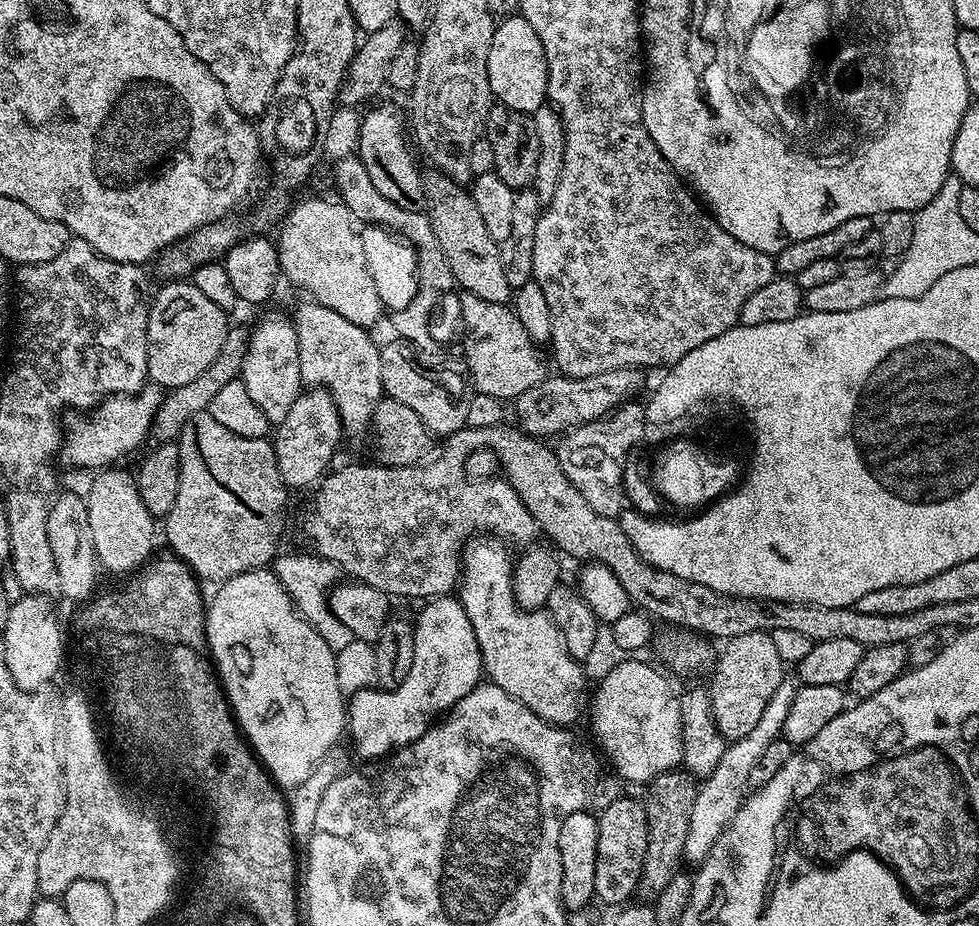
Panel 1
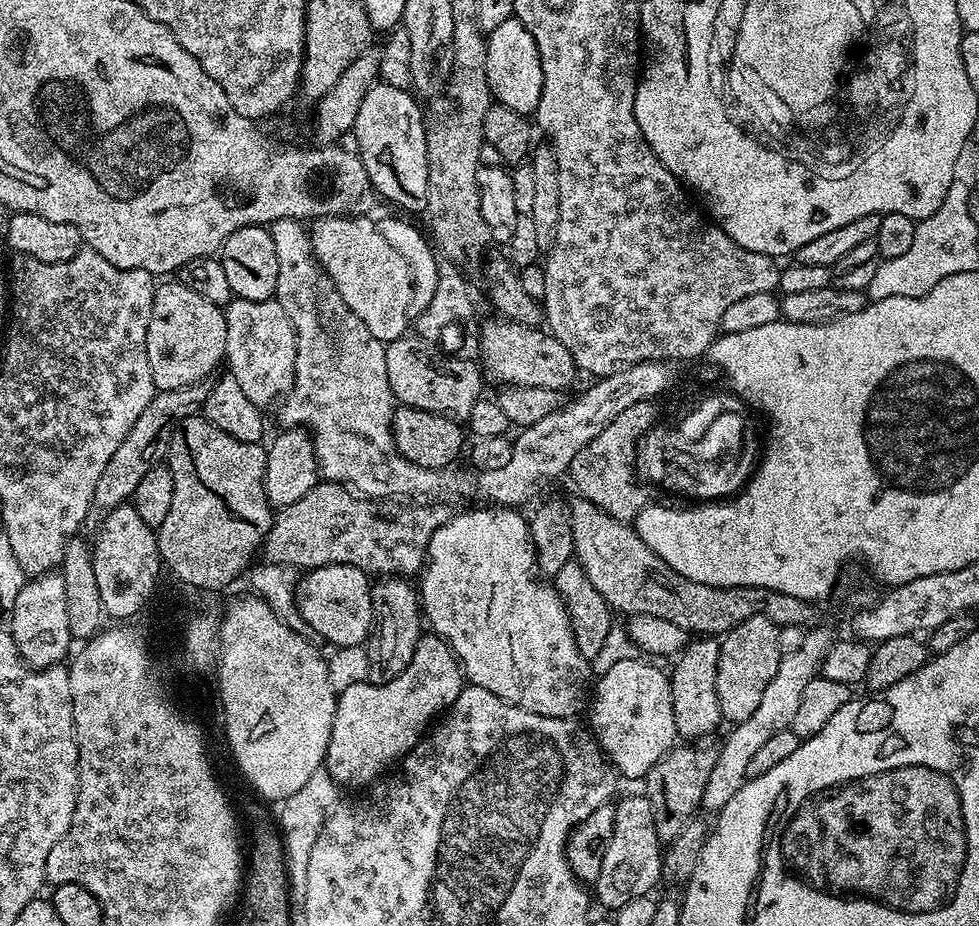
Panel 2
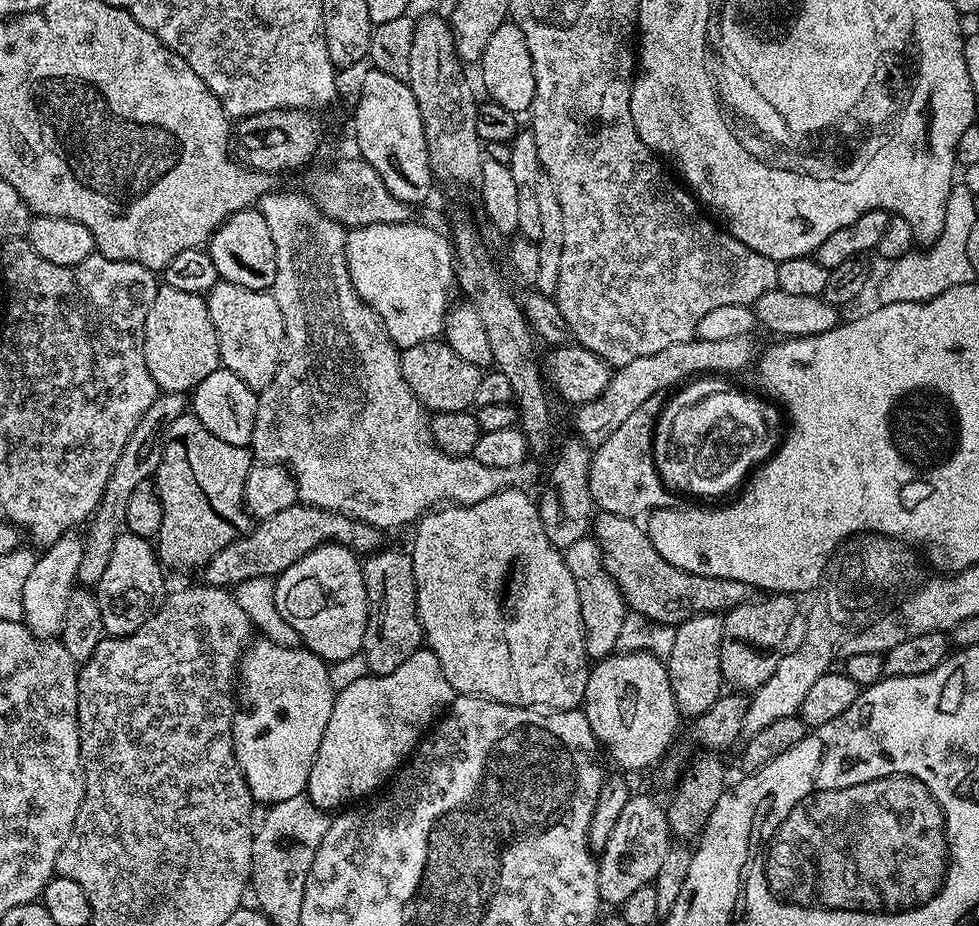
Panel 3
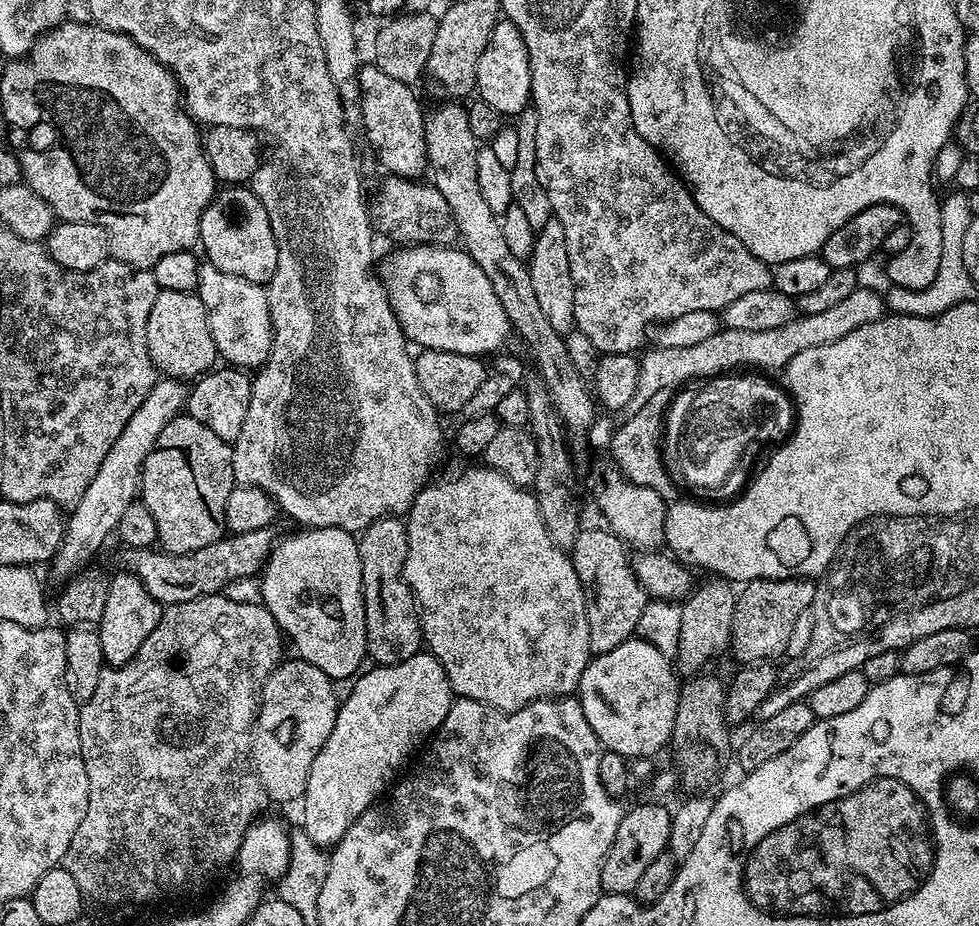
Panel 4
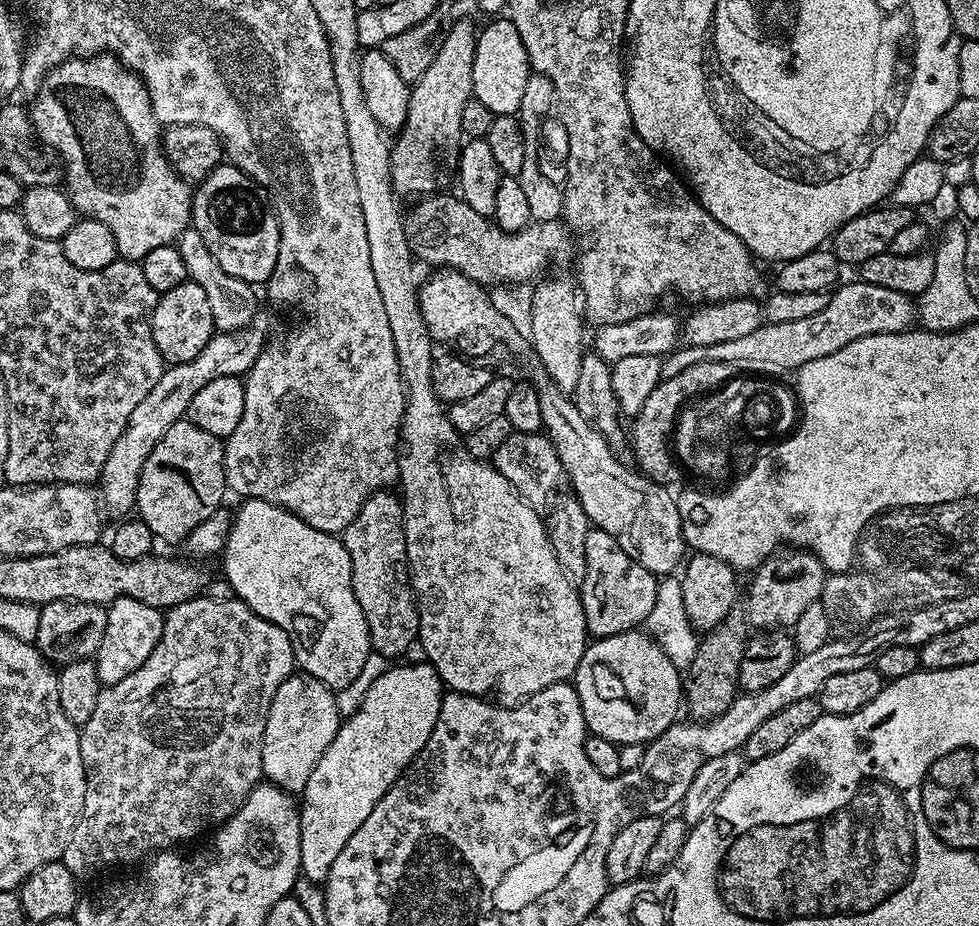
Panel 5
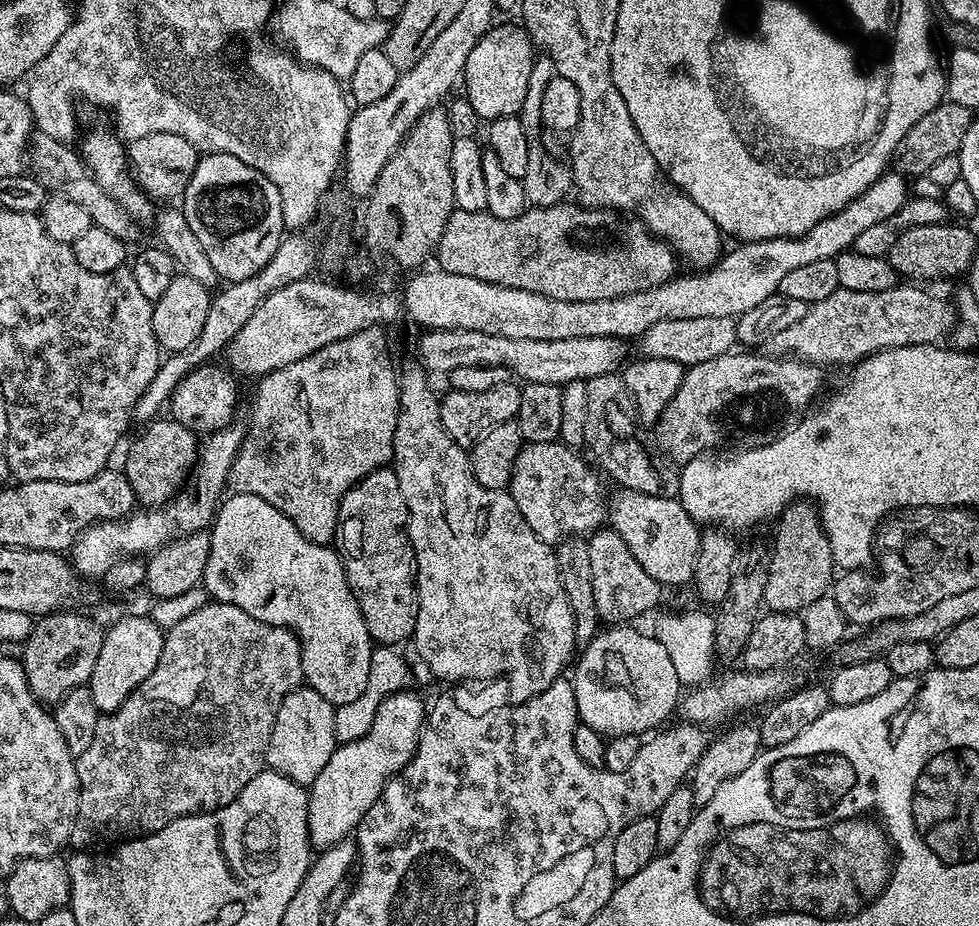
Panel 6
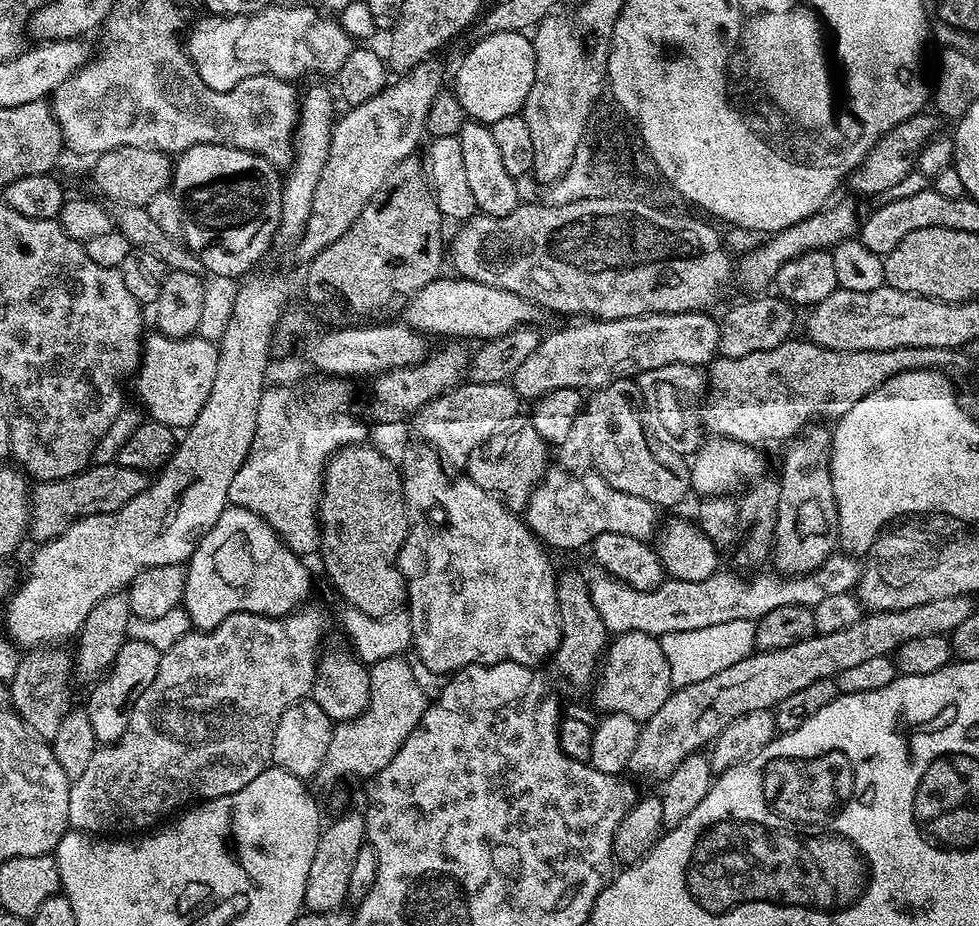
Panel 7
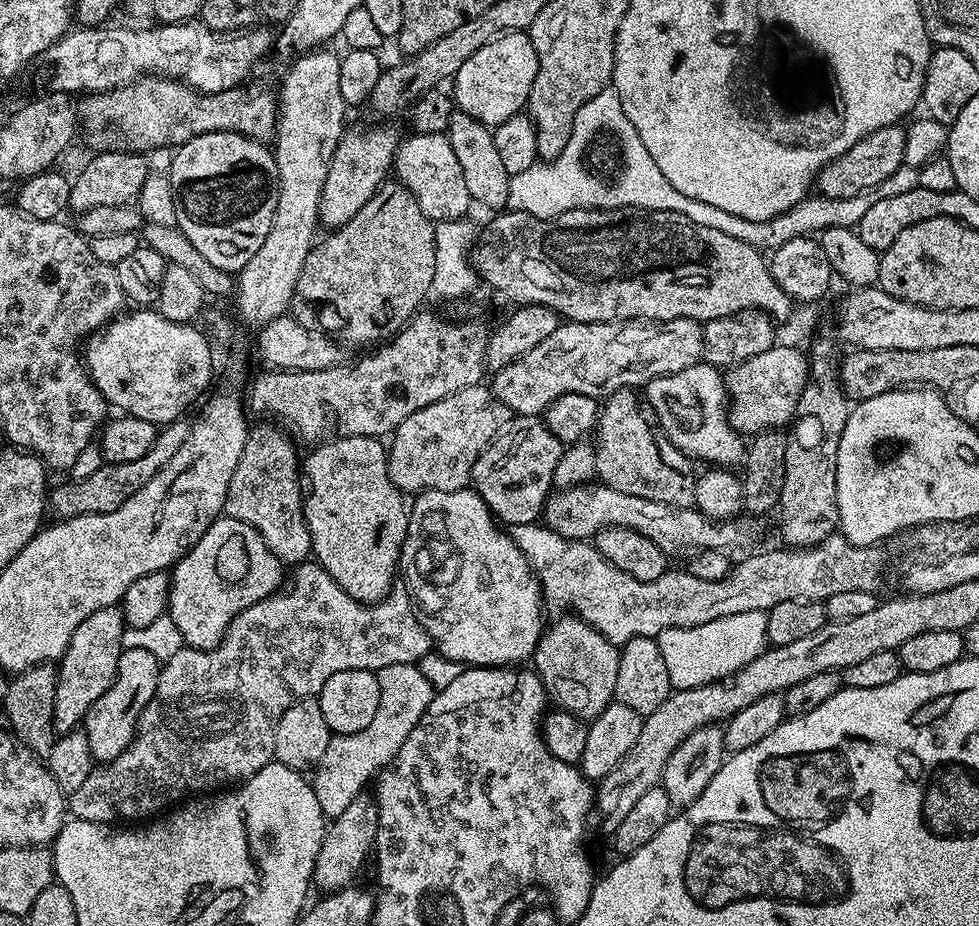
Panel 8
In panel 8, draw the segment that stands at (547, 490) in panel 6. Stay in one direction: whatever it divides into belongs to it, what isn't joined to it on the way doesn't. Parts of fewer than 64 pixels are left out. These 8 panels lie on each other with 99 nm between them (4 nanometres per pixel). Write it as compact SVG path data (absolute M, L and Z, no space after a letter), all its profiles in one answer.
M596 482L553 491L544 504L542 520L550 530L571 540L588 540L603 528L629 528L650 538L650 542L654 542L654 546L658 546L658 550L662 550L669 558L691 558L705 550L755 549L755 544L760 540L761 523L751 514L741 514L730 520L712 520L709 516L703 516L695 506L666 506L666 502L650 502L650 498L622 494L622 490L614 490L607 484Z

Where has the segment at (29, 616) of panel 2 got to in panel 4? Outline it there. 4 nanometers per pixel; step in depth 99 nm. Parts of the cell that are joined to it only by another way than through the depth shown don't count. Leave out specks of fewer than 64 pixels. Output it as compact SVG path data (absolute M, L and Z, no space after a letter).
M157 379L150 394L146 394L142 406L134 410L130 422L126 422L122 434L118 434L118 442L114 442L114 446L110 446L110 454L102 458L102 466L98 466L94 482L86 486L86 494L82 494L82 498L67 517L64 541L50 561L50 568L58 575L68 578L83 569L91 561L88 559L107 542L108 535L111 537L115 533L118 522L122 522L126 506L137 499L140 468L146 462L146 454L150 454L155 446L158 434L162 434L168 423L185 411L189 391L189 385L183 380Z

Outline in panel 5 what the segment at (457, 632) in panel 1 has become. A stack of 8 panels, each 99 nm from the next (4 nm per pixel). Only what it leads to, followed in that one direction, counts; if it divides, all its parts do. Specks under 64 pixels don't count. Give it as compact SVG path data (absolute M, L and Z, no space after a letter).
M400 662L397 668L388 666L382 675L369 684L360 708L352 716L341 723L338 734L330 746L326 746L326 754L318 758L310 778L302 793L300 809L300 871L303 879L316 885L323 885L328 878L330 866L334 866L334 858L342 854L342 846L350 842L354 830L366 822L370 810L378 806L378 802L391 790L398 777L408 769L412 759L426 746L430 734L434 730L434 722L438 722L438 710L442 710L442 702L446 695L446 685L431 664Z

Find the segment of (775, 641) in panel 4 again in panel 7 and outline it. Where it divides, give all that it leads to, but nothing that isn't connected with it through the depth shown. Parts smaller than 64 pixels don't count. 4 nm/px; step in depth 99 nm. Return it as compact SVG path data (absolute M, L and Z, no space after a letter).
M809 426L787 441L786 448L784 469L778 473L780 493L776 507L775 571L805 574L822 567L837 551L840 539L838 510L829 471L832 433L824 426Z

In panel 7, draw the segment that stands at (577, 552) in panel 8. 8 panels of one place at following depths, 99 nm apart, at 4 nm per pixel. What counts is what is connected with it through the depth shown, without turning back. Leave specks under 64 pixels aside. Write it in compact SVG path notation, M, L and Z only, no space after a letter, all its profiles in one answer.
M834 554L822 567L793 578L758 574L748 579L731 571L717 570L710 578L702 578L702 582L668 578L654 590L639 592L620 580L600 574L590 587L594 606L598 606L598 614L602 614L609 633L641 632L659 638L677 635L682 630L702 630L702 626L722 626L722 622L755 622L770 614L770 610L778 610L778 606L813 608L827 597L852 592L860 580L861 567L861 561L851 554Z

